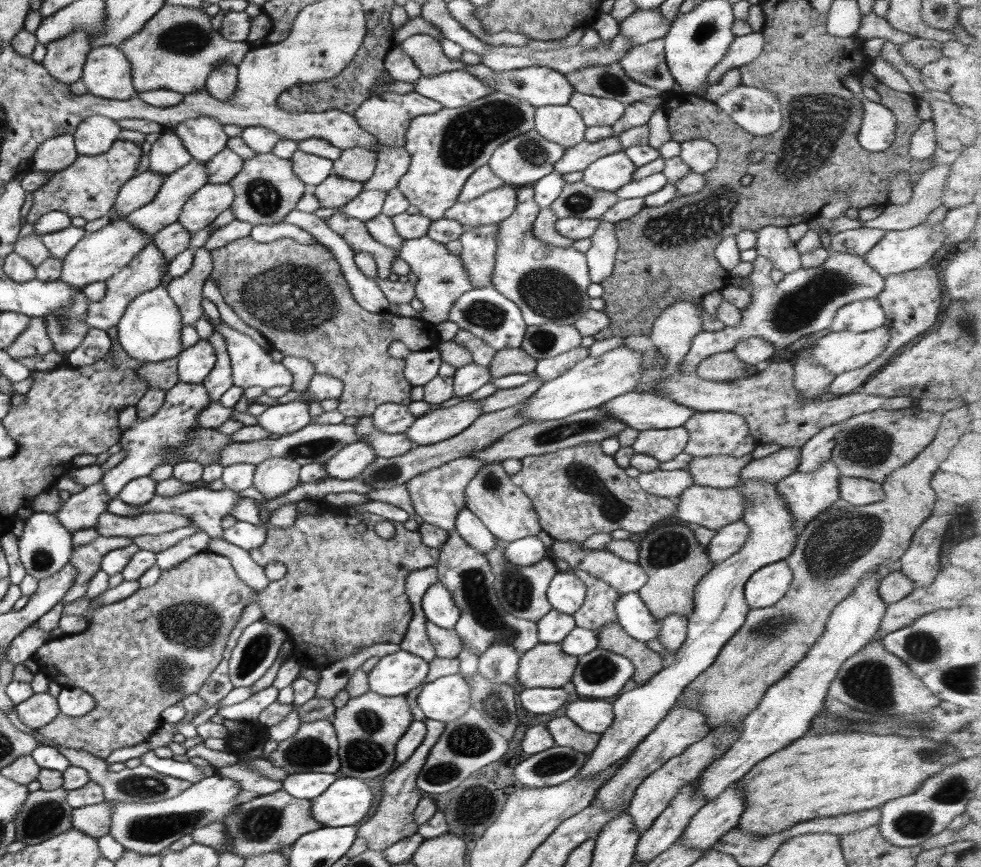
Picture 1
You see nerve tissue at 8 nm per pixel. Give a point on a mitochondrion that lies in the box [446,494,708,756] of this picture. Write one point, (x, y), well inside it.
(474, 587)

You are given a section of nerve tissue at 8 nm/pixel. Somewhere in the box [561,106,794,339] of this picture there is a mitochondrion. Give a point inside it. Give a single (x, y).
(704, 219)

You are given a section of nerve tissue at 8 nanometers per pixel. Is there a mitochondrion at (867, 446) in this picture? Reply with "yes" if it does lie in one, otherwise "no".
yes

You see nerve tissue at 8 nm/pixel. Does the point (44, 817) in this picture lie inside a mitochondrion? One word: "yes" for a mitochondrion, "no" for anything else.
yes

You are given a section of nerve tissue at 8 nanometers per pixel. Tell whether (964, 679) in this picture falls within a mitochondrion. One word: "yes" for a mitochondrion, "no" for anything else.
yes

